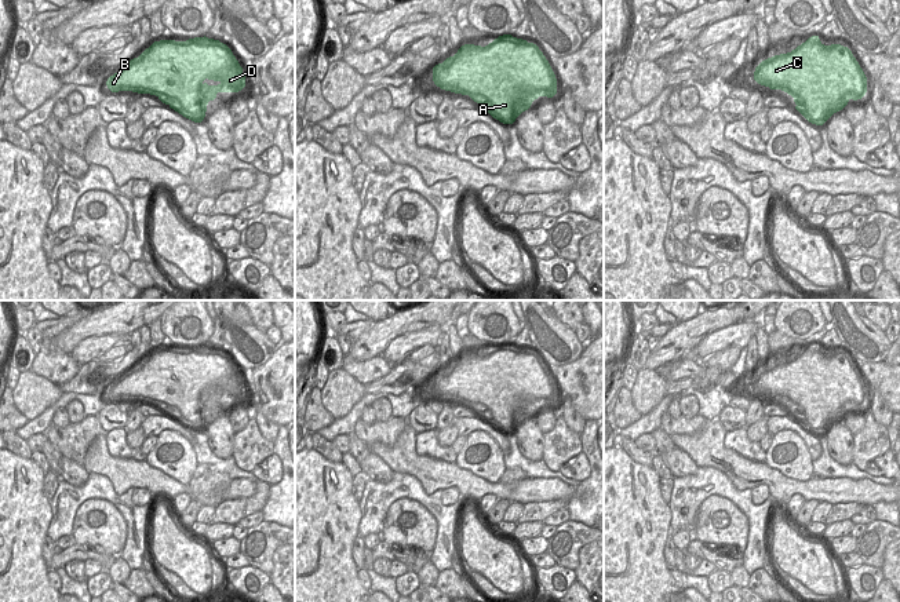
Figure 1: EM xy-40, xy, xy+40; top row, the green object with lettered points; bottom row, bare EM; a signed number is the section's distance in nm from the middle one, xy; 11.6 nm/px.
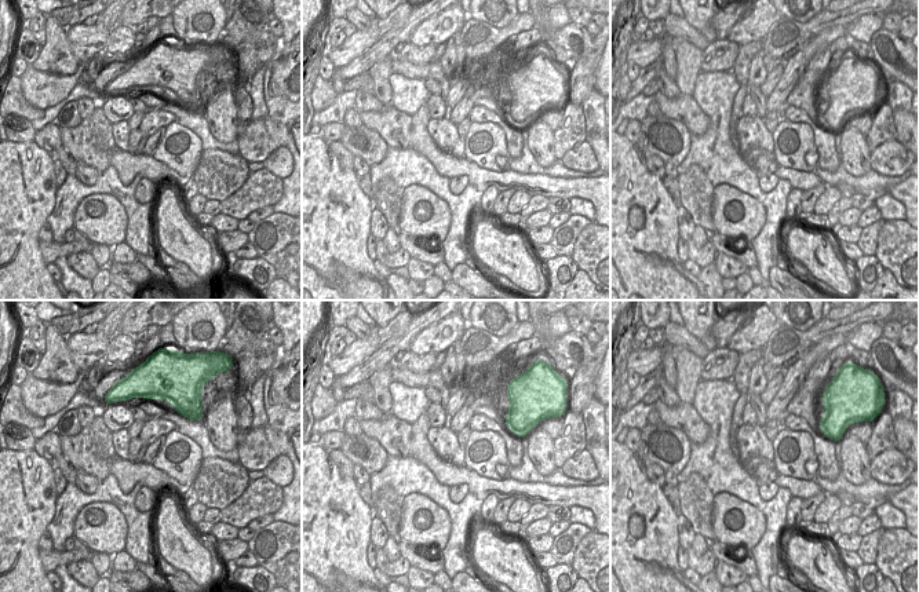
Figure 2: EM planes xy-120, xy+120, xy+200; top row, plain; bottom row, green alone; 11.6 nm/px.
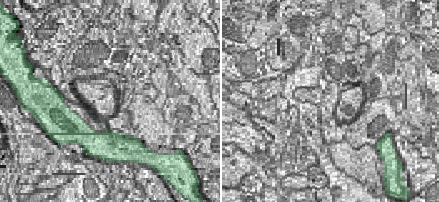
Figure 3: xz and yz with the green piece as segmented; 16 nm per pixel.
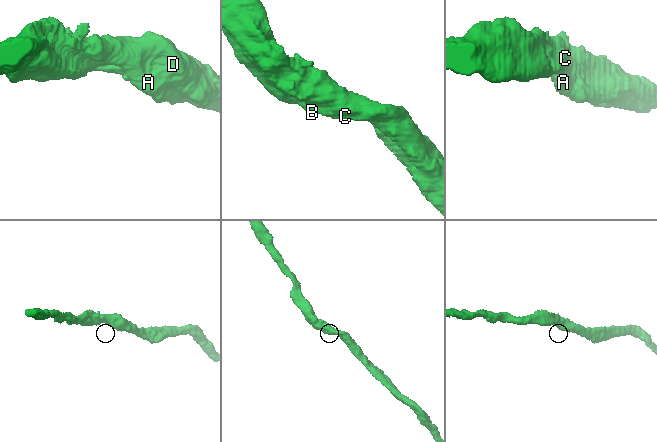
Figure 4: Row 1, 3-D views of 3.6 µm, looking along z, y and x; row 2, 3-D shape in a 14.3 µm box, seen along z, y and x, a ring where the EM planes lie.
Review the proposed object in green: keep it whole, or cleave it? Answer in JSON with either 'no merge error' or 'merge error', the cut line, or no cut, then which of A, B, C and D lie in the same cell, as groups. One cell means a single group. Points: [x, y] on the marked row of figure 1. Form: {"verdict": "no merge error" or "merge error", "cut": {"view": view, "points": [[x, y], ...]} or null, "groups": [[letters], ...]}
{"verdict": "no merge error", "cut": null, "groups": [["A", "B", "C", "D"]]}

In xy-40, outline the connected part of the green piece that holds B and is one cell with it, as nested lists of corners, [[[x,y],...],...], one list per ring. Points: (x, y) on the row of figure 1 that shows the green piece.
[[[194,37],[186,41],[154,41],[138,58],[131,59],[106,81],[112,92],[132,91],[156,95],[163,103],[183,117],[201,123],[207,105],[218,92],[238,92],[245,87],[245,76],[232,50],[219,40]]]

